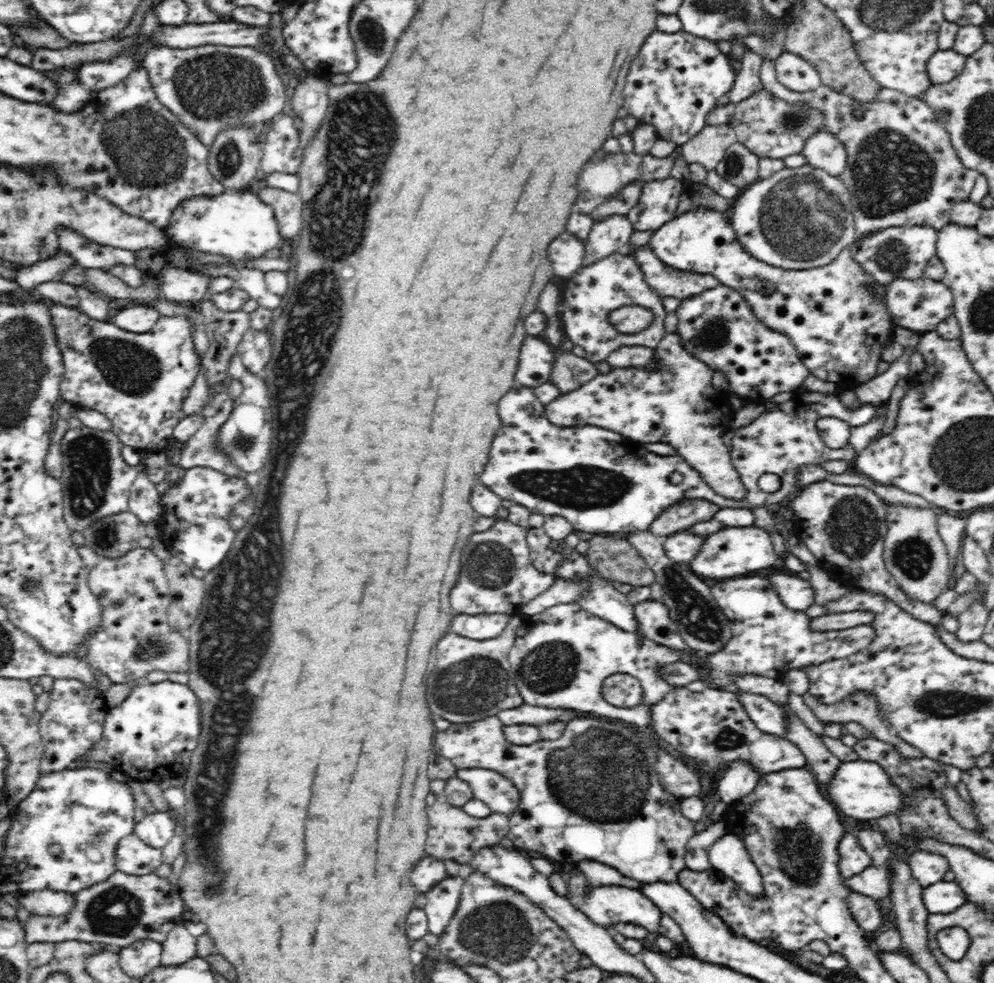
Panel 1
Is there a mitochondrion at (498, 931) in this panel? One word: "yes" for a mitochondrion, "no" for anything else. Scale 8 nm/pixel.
yes

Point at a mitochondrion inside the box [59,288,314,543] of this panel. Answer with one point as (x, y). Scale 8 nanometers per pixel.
(90, 468)

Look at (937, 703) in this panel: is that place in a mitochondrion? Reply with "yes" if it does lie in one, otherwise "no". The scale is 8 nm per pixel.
yes

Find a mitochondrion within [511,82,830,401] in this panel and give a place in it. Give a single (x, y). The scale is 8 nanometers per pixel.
(713, 334)

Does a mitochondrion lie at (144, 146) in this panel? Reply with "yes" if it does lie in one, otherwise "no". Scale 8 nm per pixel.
yes

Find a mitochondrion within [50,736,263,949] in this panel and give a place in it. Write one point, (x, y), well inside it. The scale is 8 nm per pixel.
(116, 912)

